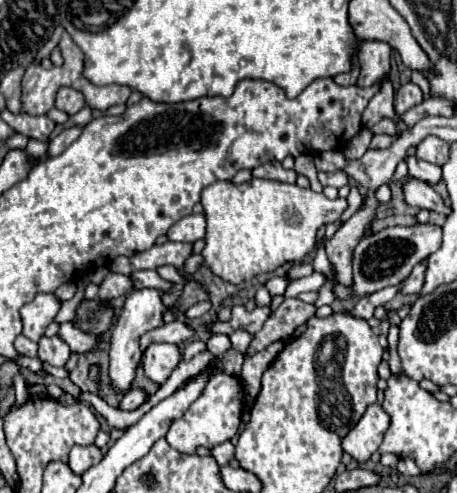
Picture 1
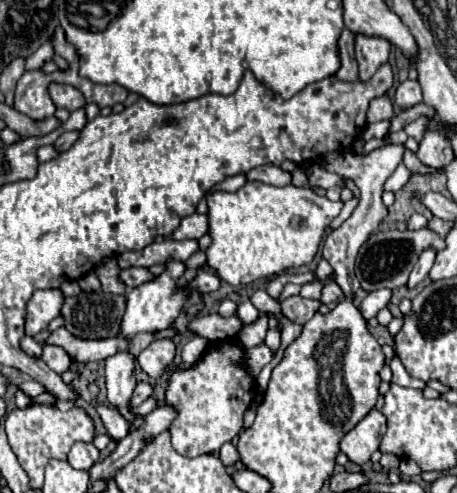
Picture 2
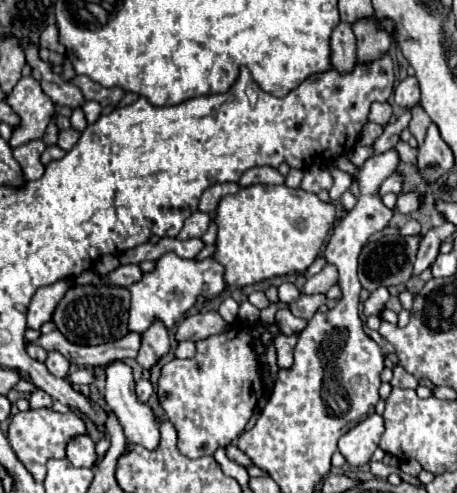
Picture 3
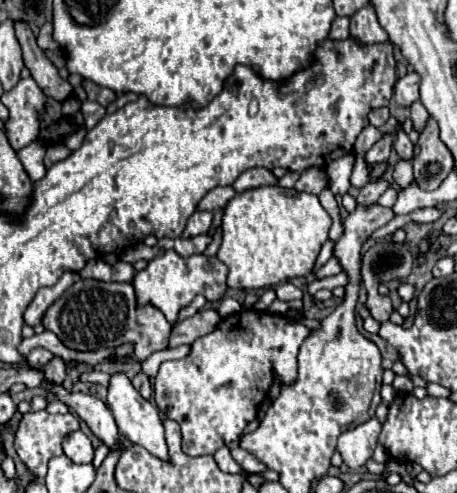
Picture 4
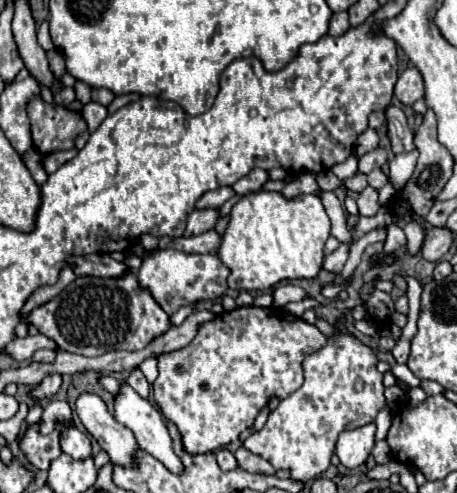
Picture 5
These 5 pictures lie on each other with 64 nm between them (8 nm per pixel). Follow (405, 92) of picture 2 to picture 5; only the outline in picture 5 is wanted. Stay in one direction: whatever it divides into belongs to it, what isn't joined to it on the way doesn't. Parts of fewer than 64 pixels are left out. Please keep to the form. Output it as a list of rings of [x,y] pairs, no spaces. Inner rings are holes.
[[[408,68],[400,74],[394,86],[394,96],[402,104],[408,104],[408,106],[412,106],[416,100],[424,96],[424,82],[422,82],[420,72],[416,72],[416,68]]]

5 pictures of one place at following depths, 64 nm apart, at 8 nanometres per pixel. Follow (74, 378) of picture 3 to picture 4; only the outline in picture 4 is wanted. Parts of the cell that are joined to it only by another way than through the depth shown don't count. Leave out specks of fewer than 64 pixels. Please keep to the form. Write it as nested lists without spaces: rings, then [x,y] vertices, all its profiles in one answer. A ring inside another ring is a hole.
[[[90,370],[90,372],[82,372],[78,376],[80,382],[92,382],[92,384],[102,384],[102,386],[108,386],[108,374],[104,372],[98,372],[98,370]]]

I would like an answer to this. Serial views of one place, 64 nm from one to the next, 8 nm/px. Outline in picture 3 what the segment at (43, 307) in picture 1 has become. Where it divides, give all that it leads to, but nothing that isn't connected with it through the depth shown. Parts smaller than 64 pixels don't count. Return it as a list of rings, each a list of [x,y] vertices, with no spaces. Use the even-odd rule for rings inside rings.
[[[60,280],[52,286],[38,288],[28,306],[28,328],[40,330],[42,324],[50,322],[56,306],[64,298],[66,290],[68,290],[68,280]]]

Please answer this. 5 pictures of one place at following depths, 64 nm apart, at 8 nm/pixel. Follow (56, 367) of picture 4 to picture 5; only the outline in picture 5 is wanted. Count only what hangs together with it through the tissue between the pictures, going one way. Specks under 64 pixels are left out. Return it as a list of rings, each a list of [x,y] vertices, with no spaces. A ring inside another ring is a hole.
[[[48,374],[48,376],[42,380],[42,384],[36,386],[36,390],[32,392],[32,398],[34,398],[36,402],[42,402],[42,398],[52,398],[52,396],[58,392],[60,384],[62,384],[62,376],[60,376],[60,374]]]

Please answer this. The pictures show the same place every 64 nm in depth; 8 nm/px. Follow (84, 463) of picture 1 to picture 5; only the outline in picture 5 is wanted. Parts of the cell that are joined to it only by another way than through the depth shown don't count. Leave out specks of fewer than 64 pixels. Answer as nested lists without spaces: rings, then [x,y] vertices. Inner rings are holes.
[[[78,428],[64,430],[62,438],[60,438],[60,444],[62,444],[62,452],[66,452],[68,456],[72,456],[74,460],[86,460],[86,458],[92,456],[90,440]]]

